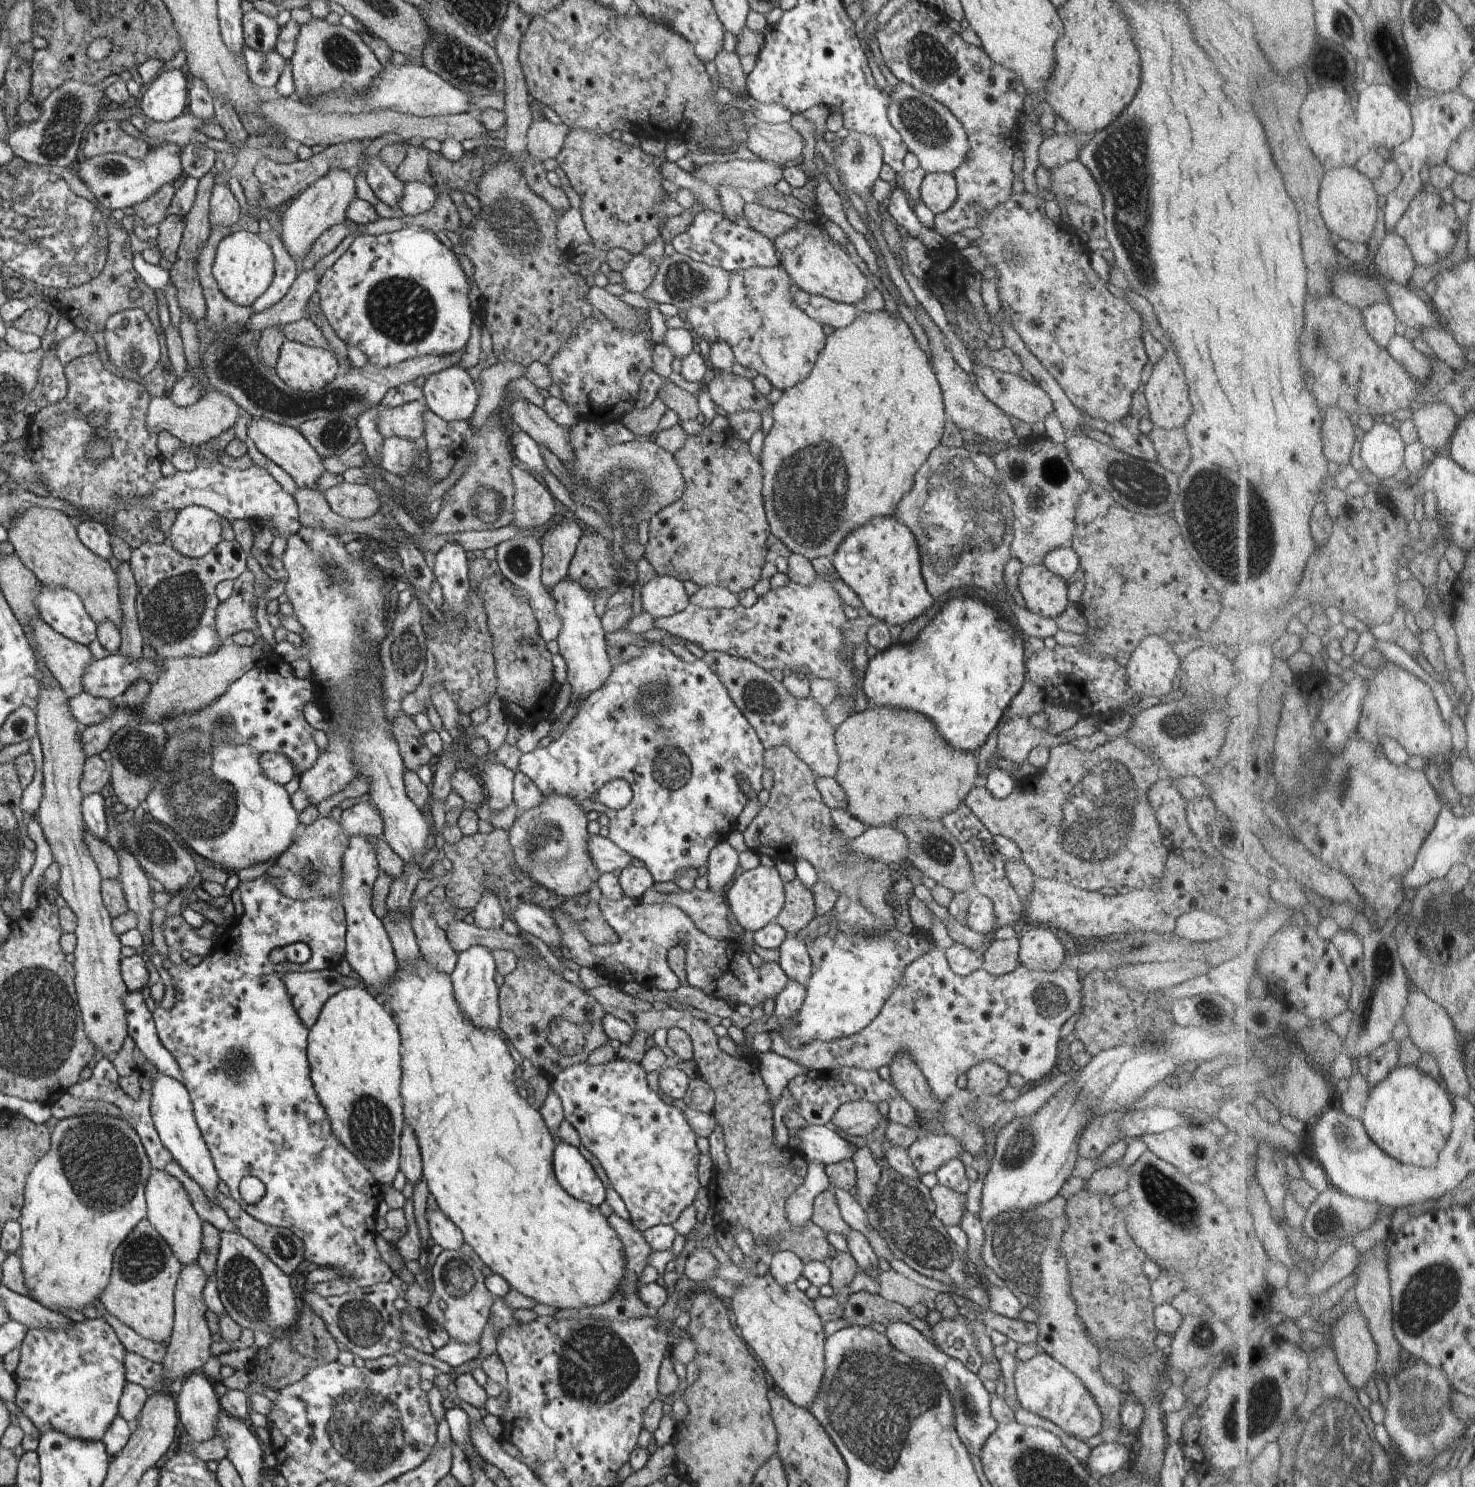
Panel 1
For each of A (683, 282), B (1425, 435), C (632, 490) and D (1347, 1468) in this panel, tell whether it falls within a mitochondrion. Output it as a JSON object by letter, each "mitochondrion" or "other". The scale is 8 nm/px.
{"A":"mitochondrion","B":"other","C":"mitochondrion","D":"mitochondrion"}

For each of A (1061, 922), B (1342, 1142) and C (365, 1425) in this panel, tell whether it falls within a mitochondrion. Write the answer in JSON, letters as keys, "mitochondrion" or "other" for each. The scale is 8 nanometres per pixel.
{"A":"other","B":"mitochondrion","C":"mitochondrion"}

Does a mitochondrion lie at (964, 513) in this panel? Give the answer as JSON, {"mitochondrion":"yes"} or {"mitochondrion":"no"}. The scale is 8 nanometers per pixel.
{"mitochondrion":"yes"}

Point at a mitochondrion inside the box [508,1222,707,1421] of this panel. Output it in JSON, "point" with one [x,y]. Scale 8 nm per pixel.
{"point":[596,1364]}

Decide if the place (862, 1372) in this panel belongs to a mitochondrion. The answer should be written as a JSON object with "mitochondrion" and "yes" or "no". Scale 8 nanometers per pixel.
{"mitochondrion":"yes"}

